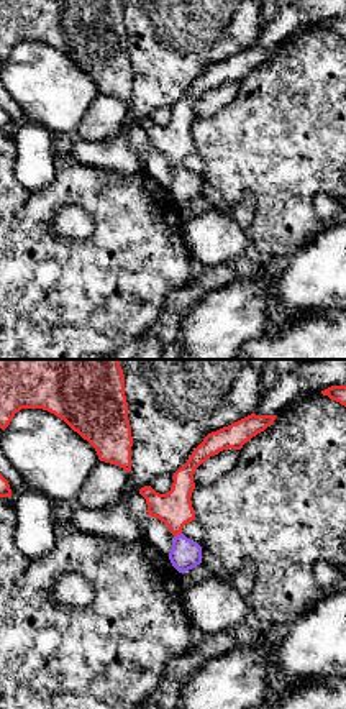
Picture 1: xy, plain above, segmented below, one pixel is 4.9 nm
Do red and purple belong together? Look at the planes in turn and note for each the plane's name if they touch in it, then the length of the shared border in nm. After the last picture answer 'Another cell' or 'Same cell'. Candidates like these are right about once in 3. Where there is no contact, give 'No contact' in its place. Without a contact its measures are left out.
Touches red in xy. Shared border 50 nm

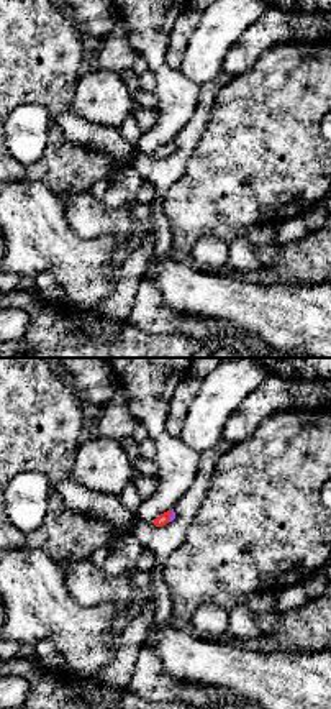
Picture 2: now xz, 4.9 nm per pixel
Touches red in xz. Shared border 60 nm

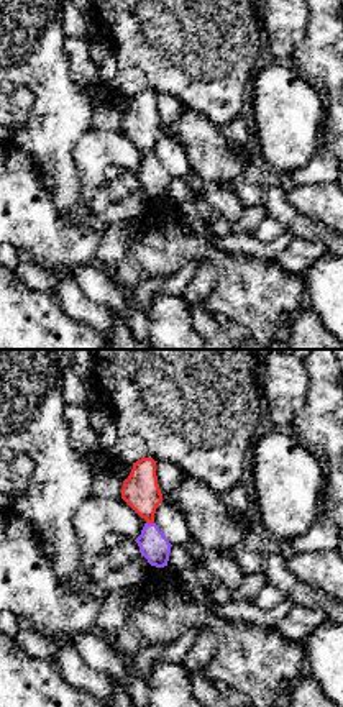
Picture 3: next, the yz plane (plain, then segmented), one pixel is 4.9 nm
Touches red in yz. Shared border 40 nm

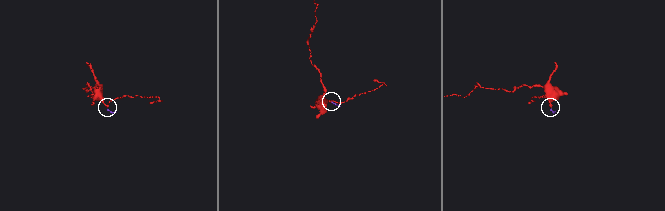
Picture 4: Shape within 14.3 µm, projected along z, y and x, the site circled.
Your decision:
Same cell

